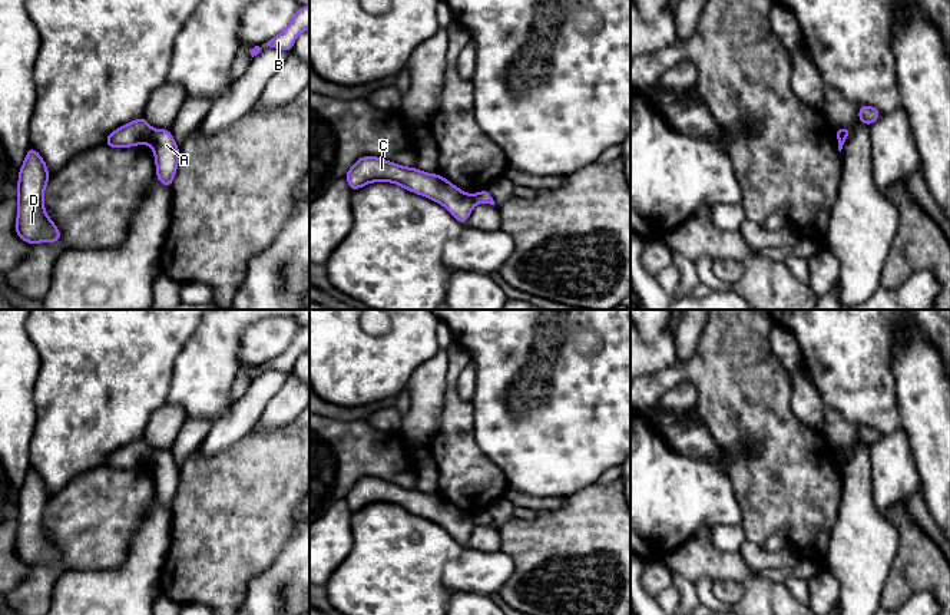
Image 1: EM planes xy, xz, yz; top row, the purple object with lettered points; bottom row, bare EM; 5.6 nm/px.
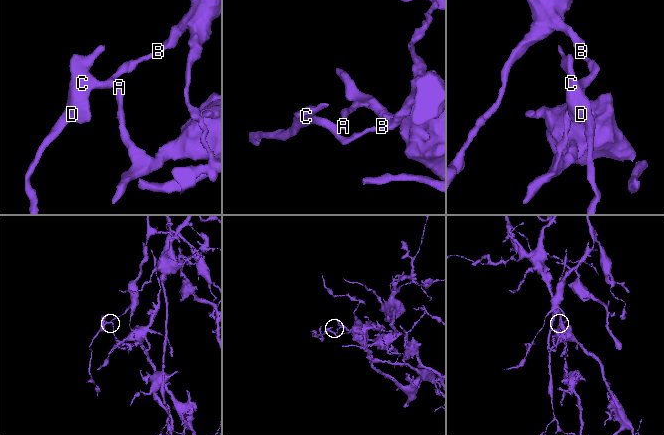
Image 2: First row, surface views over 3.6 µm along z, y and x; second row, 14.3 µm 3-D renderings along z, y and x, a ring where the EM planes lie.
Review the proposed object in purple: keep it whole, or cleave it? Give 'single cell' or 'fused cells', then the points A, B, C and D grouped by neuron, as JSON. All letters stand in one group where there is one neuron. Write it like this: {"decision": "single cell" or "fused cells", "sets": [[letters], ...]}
{"decision": "fused cells", "sets": [["A"], ["B", "C", "D"]]}

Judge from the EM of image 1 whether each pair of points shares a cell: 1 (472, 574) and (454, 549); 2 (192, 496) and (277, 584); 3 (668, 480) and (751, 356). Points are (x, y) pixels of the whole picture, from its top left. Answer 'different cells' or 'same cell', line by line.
1: different cells
2: different cells
3: different cells

